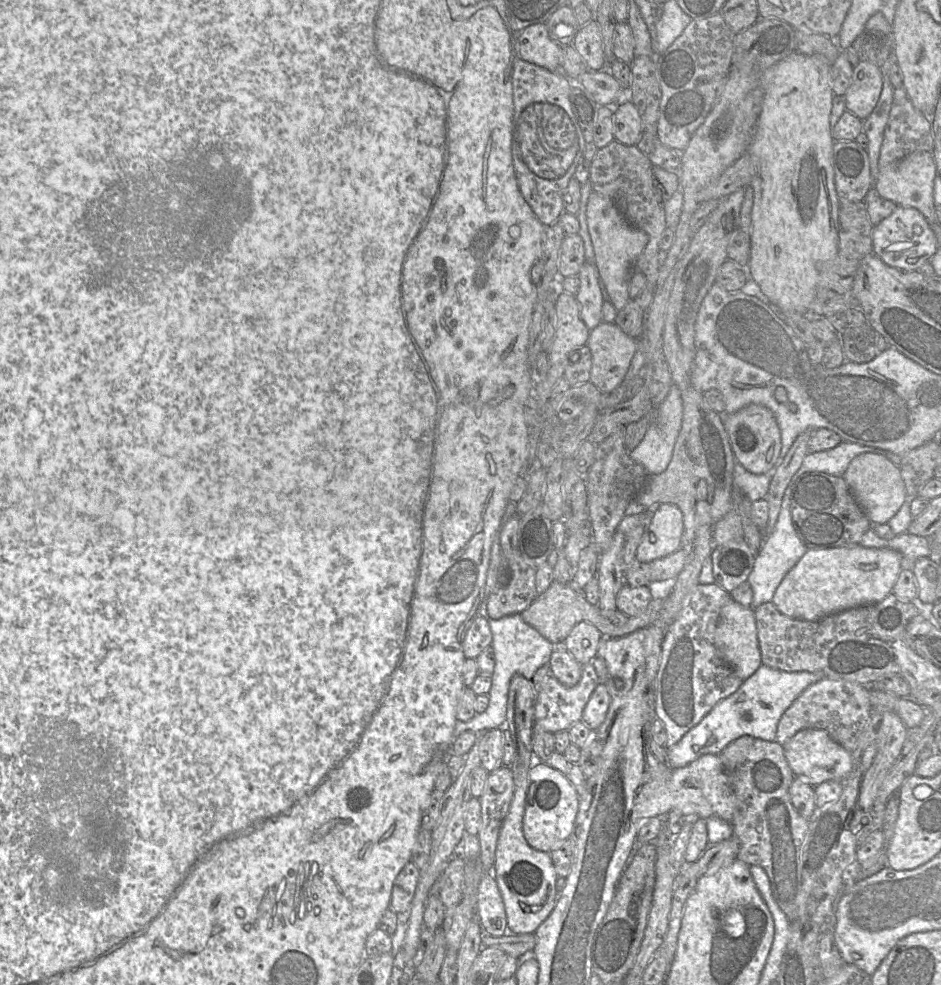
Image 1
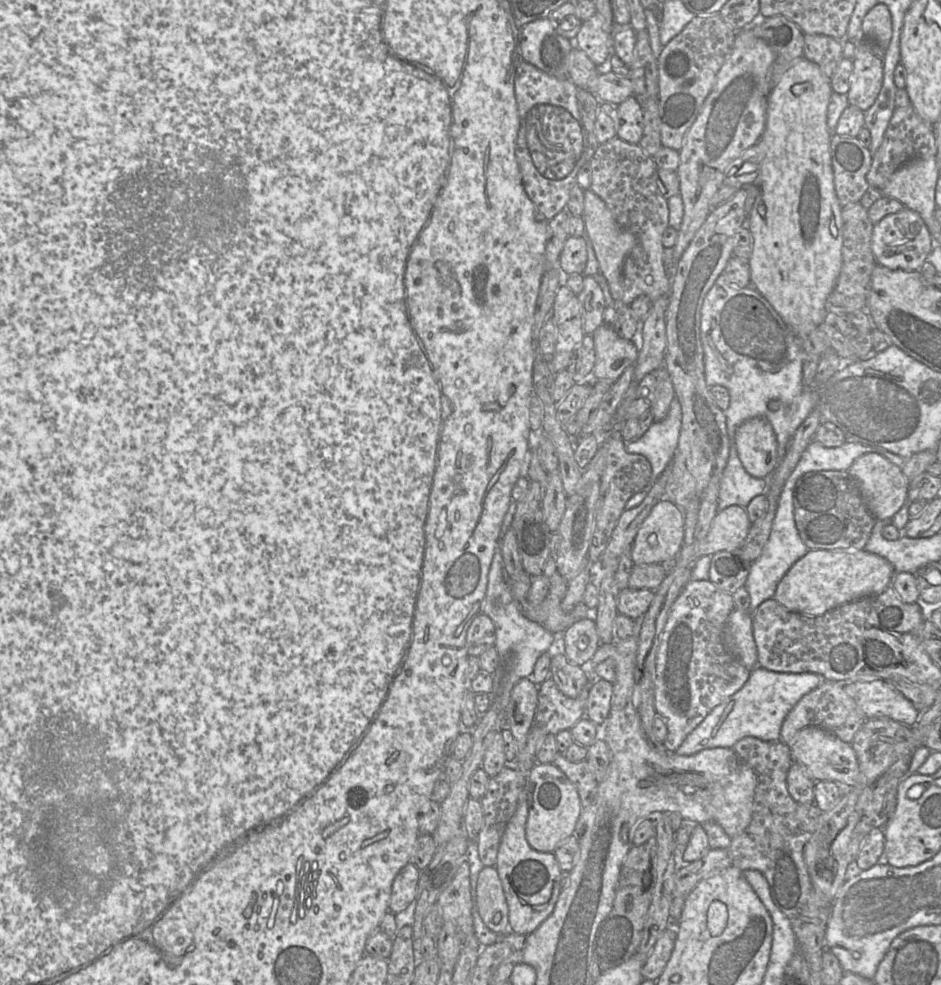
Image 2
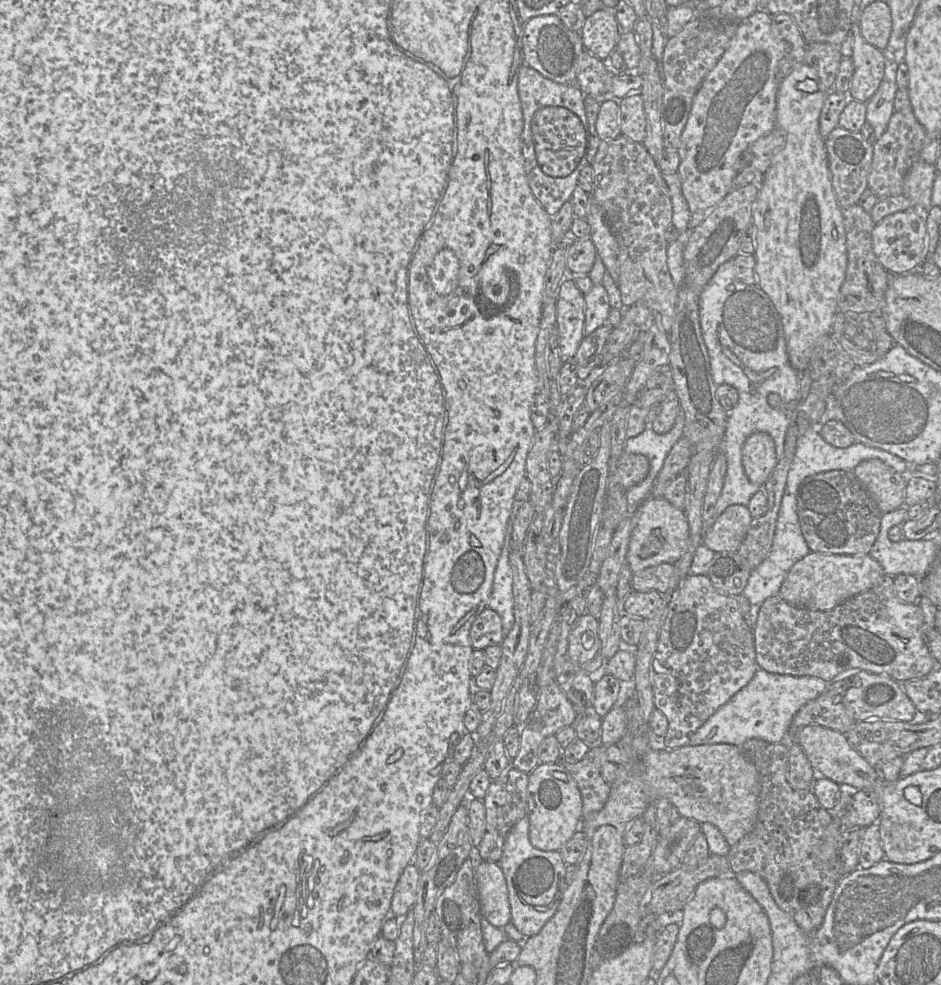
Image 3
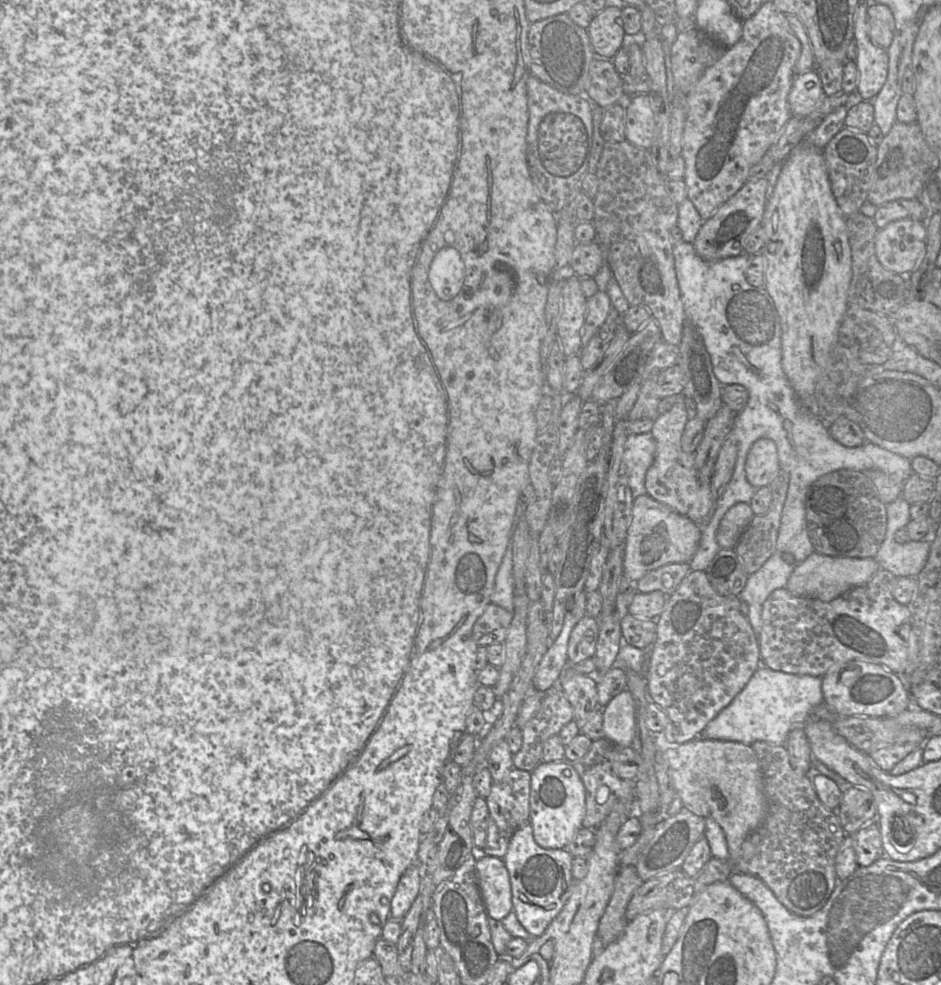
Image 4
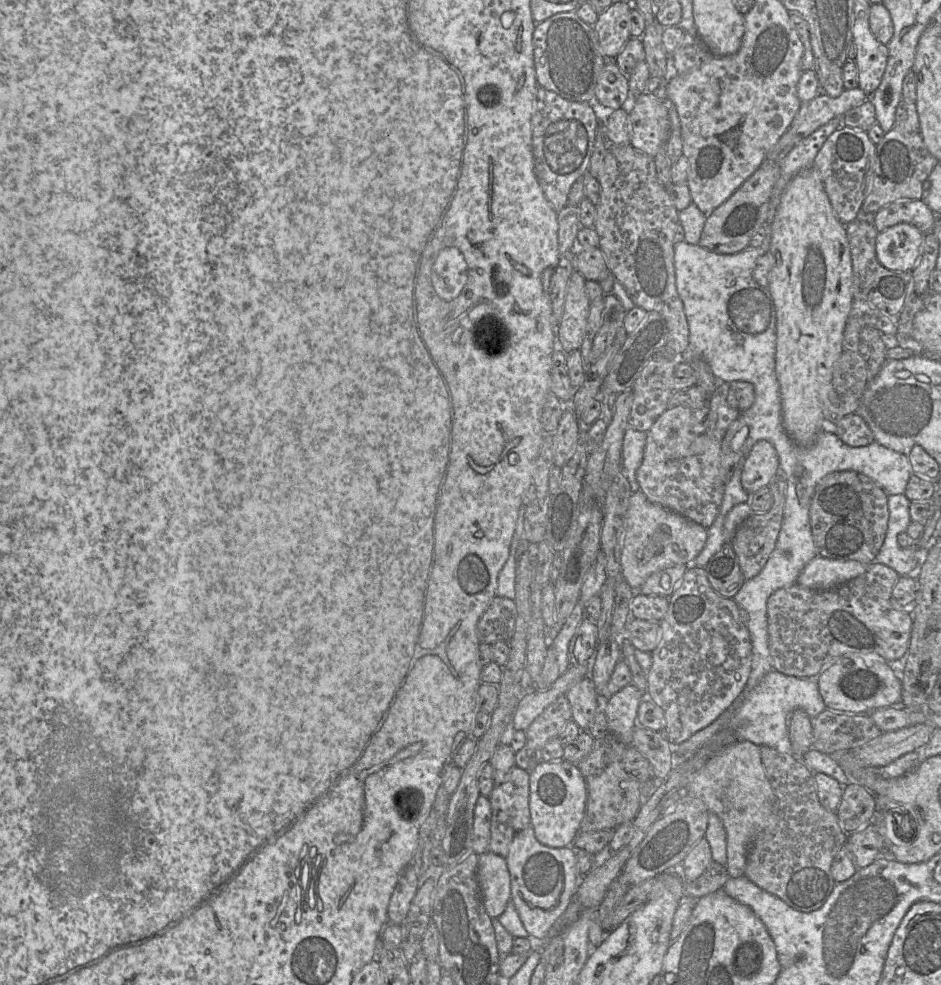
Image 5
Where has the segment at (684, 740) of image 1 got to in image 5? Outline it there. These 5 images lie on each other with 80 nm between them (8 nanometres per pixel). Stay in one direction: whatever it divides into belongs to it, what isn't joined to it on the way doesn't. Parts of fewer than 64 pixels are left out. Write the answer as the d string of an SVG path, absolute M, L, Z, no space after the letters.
M776 670L767 673L760 683L746 692L733 706L733 716L726 728L733 731L737 741L750 741L758 746L768 746L785 754L794 754L789 738L789 722L796 709L805 711L811 719L825 708L816 678L799 678Z

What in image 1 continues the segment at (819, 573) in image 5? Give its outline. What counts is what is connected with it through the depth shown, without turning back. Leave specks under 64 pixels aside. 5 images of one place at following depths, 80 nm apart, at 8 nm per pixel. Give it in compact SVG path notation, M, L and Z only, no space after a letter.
M858 544L808 549L781 581L772 603L785 616L817 621L841 611L882 601L892 592L902 569L902 555L890 548L866 548Z

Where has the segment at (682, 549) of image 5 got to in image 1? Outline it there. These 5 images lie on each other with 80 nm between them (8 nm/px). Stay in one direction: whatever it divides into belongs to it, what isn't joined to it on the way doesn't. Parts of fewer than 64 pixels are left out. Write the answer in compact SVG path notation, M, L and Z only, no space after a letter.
M663 503L655 508L648 527L636 550L636 560L650 563L671 555L681 548L684 532L683 514L674 504Z

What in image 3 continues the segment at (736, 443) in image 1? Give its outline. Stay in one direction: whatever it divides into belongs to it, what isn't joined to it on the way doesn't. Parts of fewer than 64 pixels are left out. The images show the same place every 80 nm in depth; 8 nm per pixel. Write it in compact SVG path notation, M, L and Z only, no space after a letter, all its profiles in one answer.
M765 432L750 435L742 447L742 464L747 478L763 486L778 463L773 438Z

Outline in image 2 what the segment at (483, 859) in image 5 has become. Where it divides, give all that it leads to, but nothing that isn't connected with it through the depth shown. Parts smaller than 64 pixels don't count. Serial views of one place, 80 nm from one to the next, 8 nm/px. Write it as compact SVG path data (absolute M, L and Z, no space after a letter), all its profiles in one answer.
M484 866L480 871L475 906L490 930L497 934L506 934L511 931L508 903L495 866Z

